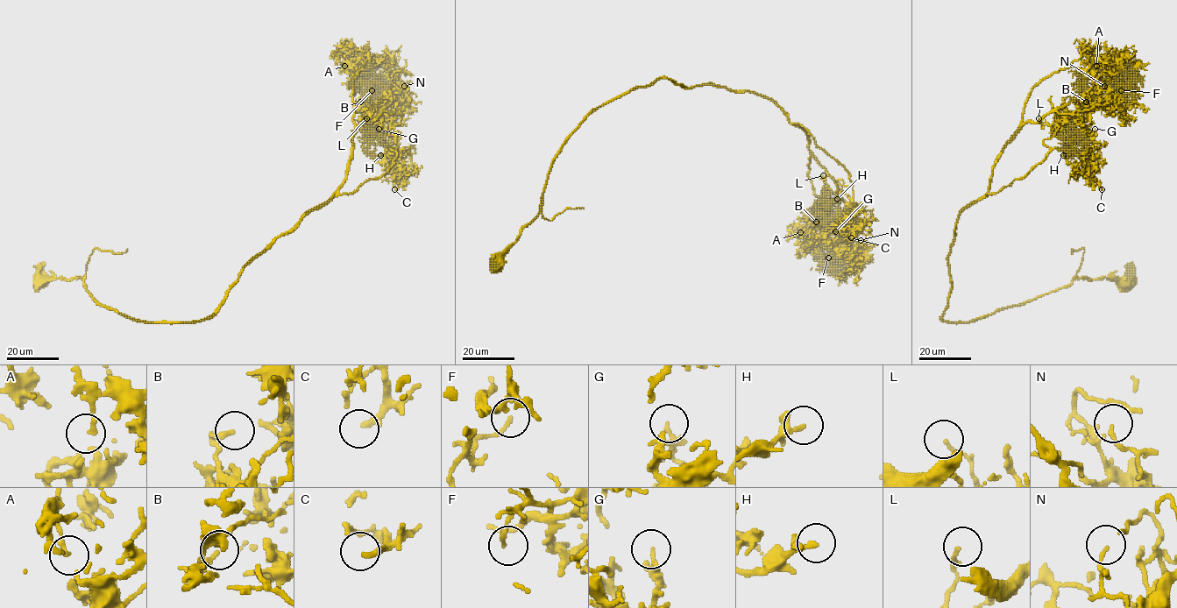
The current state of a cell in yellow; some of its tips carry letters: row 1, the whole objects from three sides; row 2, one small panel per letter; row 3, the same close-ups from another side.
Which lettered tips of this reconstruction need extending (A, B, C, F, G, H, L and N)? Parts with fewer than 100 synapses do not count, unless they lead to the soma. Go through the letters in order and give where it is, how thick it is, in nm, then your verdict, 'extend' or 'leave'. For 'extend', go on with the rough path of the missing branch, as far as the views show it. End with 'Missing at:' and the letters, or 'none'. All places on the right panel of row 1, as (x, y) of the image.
A: at (1096, 66); 120 nm thick; leave
B: at (1086, 102); 180 nm thick; leave
C: at (1102, 189); 240 nm thick; leave
F: at (1121, 90); 150 nm thick; leave
G: at (1095, 129); 240 nm thick; leave
H: at (1063, 155); 120 nm thick; leave
L: at (1038, 118); 130 nm thick; leave
N: at (1104, 86); 130 nm thick; leave
Missing at: none

